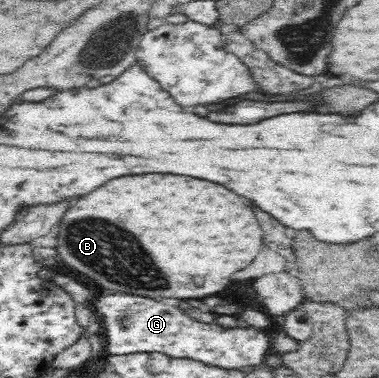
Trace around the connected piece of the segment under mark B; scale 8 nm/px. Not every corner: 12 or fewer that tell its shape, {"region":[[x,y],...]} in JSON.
{"region":[[131,175],[59,223],[105,289],[215,295],[261,245],[249,201]]}

